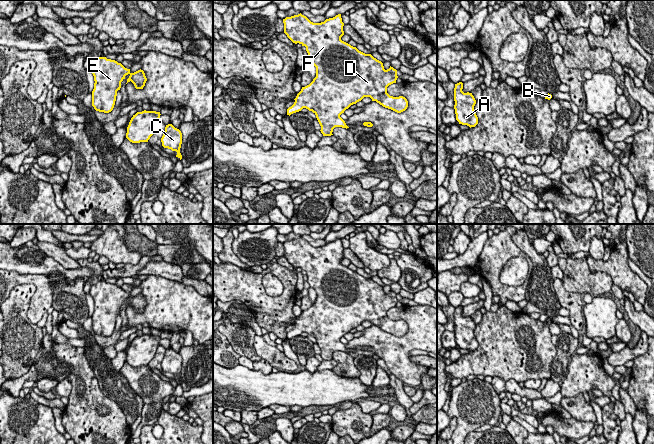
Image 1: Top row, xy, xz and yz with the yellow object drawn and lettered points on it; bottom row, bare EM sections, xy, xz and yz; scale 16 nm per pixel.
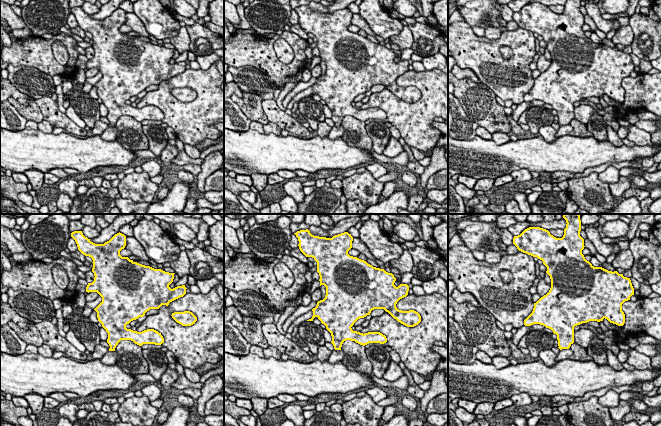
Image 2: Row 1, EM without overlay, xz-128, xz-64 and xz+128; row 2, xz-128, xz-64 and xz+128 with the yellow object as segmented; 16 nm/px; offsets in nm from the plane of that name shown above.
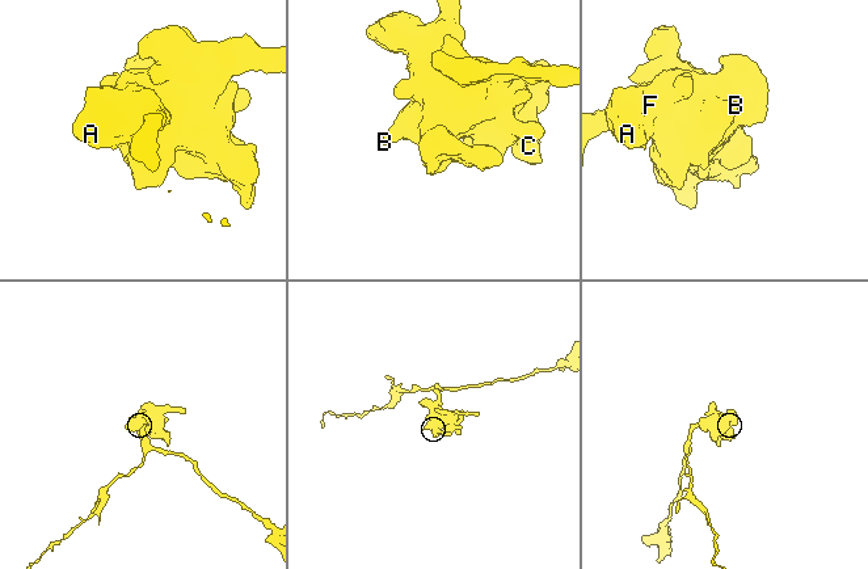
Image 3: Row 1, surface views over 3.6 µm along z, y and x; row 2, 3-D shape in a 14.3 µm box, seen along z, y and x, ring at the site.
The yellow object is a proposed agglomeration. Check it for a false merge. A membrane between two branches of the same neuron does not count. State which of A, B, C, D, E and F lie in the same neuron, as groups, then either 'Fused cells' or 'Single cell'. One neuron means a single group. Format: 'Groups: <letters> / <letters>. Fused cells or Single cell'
Groups: A B C D E F. Single cell

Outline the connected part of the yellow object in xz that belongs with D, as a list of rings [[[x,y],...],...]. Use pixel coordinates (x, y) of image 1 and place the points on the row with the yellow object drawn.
[[[300,13],[286,17],[283,23],[284,33],[293,43],[306,47],[307,58],[316,67],[316,77],[309,85],[302,87],[294,104],[287,109],[287,115],[306,108],[316,115],[323,136],[331,136],[335,127],[349,128],[340,115],[364,97],[370,97],[372,101],[397,113],[407,109],[408,101],[405,97],[393,97],[387,93],[387,87],[396,83],[397,70],[391,66],[385,70],[383,63],[371,54],[365,54],[341,40],[344,35],[341,14],[321,23],[313,23]]]

